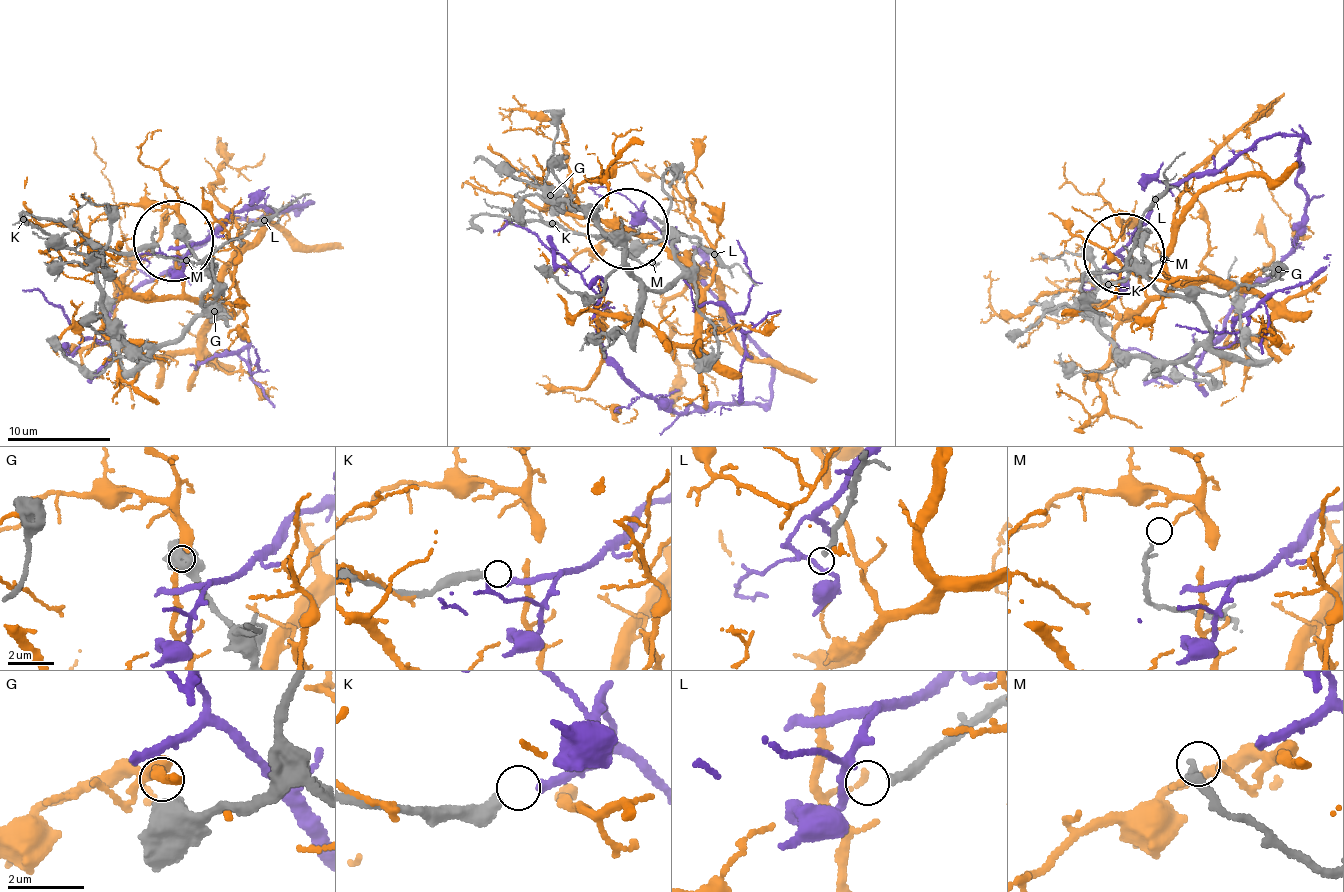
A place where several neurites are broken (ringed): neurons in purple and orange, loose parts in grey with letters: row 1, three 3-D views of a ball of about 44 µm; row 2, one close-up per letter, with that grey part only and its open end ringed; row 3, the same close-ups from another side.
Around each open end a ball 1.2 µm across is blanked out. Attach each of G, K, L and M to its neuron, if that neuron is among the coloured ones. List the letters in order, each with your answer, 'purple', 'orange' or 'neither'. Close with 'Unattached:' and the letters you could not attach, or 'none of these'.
G: neither
K: purple
L: neither
M: neither
Unattached: G, L, M

